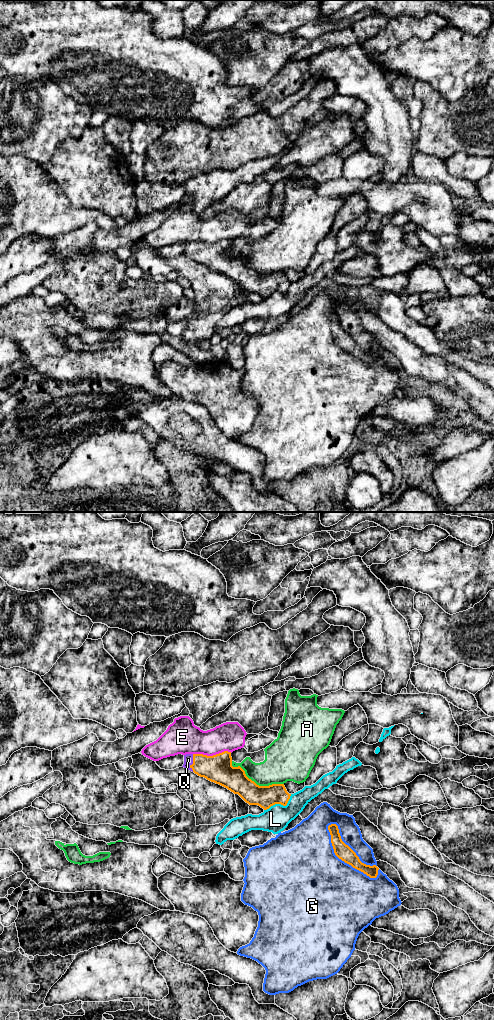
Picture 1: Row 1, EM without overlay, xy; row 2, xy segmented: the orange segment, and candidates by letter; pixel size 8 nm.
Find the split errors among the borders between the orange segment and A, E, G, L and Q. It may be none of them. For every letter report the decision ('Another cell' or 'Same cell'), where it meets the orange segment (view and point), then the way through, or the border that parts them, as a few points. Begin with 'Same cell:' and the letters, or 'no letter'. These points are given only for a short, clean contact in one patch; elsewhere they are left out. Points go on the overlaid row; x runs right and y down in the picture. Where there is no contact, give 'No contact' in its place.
Same cell: Q
A: Another cell. Touches orange at xy (254, 782)
E: Another cell. Touches orange at xy (213, 755). Boundary: xy (231, 752), (224, 751), (212, 755), (193, 754)
G: Another cell. Touches orange at xy (341, 859)
L: Another cell. Touches orange at xy (280, 803)
Q: Same cell. Touches orange at xy (193, 763). Path across: xy (218, 768), (193, 763), (188, 758)

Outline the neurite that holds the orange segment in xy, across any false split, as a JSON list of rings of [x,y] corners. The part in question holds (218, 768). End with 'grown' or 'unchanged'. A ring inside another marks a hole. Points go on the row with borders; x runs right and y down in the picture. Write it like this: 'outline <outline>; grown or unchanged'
outline [[[228,751],[213,756],[186,754],[182,767],[238,794],[249,805],[258,805],[264,810],[275,804],[286,806],[291,796],[284,784],[257,785],[240,766],[232,766],[231,752]]]; grown

